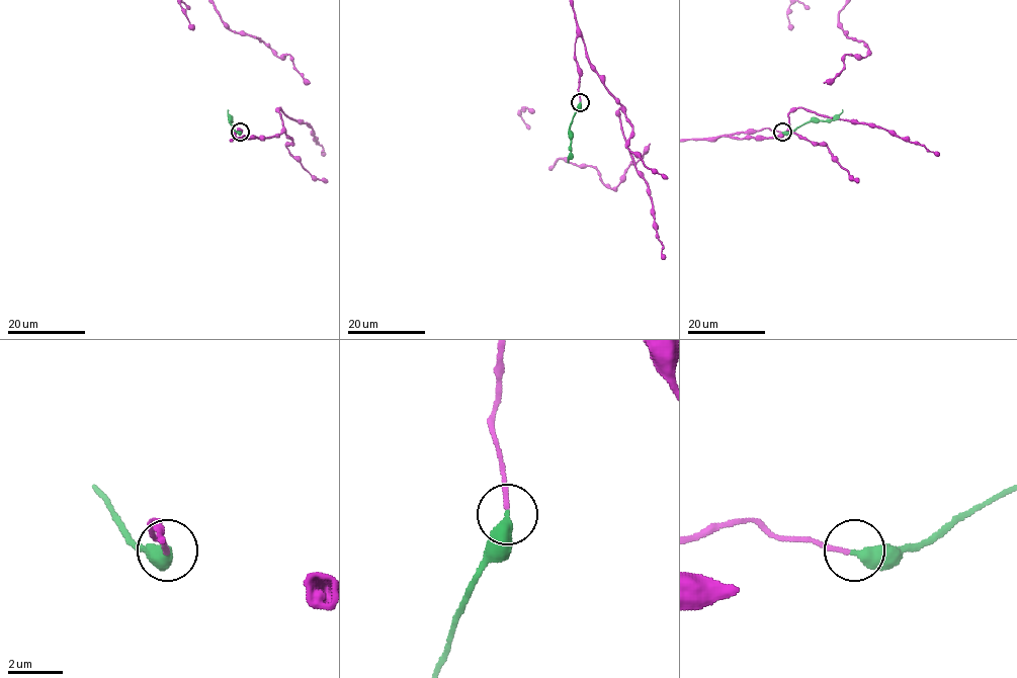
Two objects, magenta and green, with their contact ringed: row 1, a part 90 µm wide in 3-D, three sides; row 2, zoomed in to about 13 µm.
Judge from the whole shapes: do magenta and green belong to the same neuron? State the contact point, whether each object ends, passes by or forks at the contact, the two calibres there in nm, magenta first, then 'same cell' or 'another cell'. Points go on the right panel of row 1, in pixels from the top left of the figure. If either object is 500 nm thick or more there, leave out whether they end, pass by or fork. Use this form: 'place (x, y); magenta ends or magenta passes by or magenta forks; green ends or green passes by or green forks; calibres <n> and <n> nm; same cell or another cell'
place (782, 132); magenta ends; green ends; calibres 170 and 460 nm; same cell

